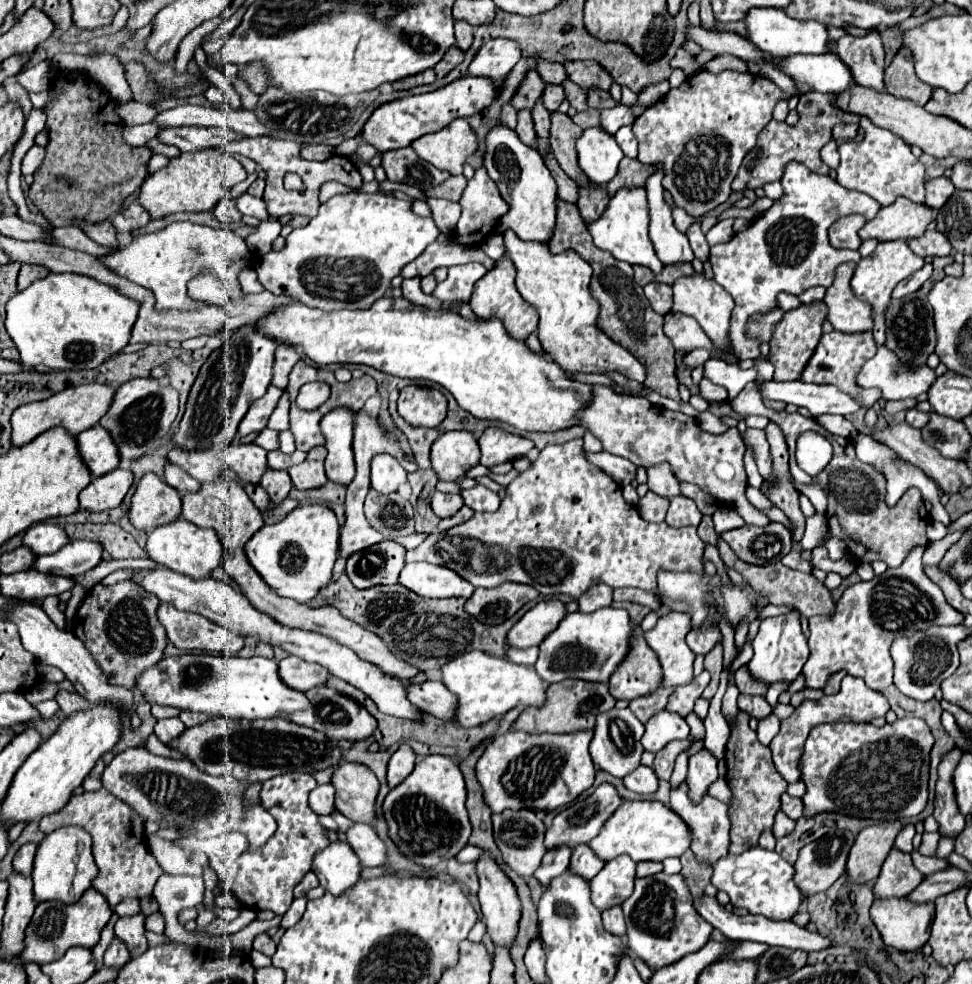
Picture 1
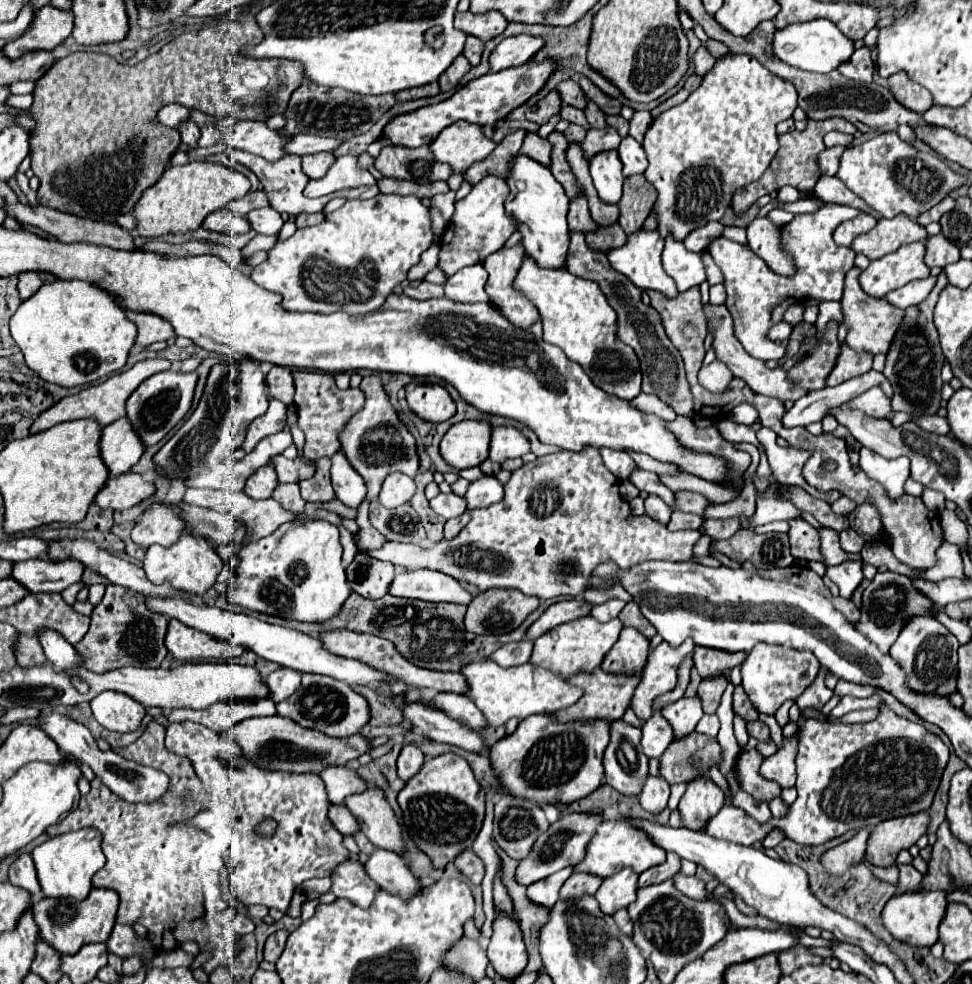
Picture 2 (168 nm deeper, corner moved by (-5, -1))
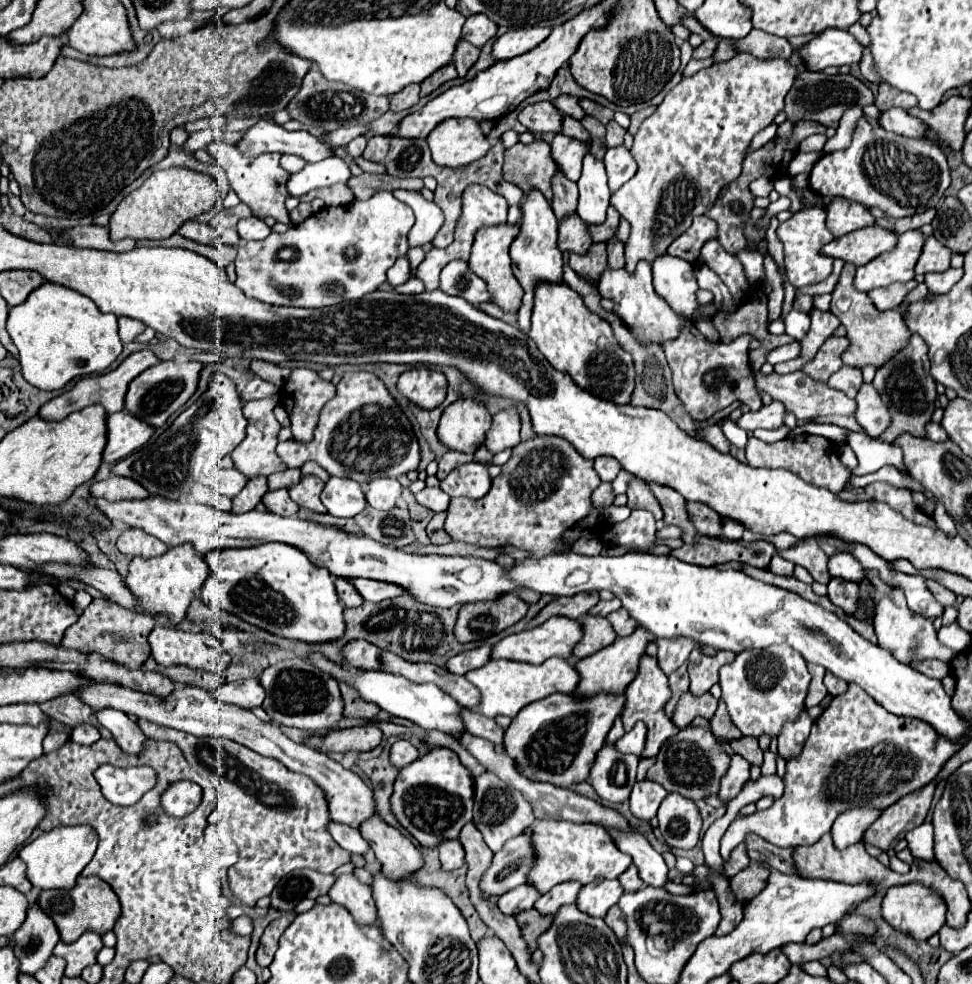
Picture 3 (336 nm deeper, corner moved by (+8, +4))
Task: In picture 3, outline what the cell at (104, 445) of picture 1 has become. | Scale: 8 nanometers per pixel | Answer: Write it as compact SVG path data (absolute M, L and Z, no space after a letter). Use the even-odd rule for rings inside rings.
M118 411L108 415L108 443L104 449L104 461L116 463L128 457L132 451L140 449L154 433L154 427L130 415L128 411Z

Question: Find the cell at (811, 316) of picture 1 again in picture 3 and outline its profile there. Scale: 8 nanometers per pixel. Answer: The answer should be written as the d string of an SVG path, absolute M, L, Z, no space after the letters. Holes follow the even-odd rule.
M830 337L822 349L818 351L818 355L814 357L814 361L810 361L804 367L804 373L810 375L816 381L828 381L828 377L832 377L832 373L836 373L836 369L842 367L842 359L840 355L848 349L850 341L846 337Z

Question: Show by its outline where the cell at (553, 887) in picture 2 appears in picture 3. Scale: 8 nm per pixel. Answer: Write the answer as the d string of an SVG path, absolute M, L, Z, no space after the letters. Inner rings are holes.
M520 885L520 887L516 887L516 889L498 897L498 909L504 915L518 915L520 911L532 909L532 905L538 897L540 897L540 893L534 887Z

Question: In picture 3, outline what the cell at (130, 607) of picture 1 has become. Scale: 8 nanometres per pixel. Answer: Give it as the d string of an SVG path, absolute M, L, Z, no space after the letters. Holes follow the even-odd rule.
M94 599L84 609L84 613L76 621L76 625L72 625L66 631L62 645L66 649L76 649L82 653L100 653L128 669L140 669L140 665L150 657L148 635L154 629L154 625L156 625L156 621L150 615L146 617L146 615L128 611L120 605L114 605L108 599Z

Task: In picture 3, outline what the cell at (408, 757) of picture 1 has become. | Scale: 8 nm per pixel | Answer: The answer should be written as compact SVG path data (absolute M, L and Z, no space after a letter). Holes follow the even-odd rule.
M398 741L392 745L390 749L390 759L392 759L392 765L396 765L398 769L410 765L412 761L416 761L420 757L420 751L410 743L410 741Z

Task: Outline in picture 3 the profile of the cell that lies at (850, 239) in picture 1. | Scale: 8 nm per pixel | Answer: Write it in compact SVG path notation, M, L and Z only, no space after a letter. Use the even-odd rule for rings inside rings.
M842 197L832 199L826 205L826 213L828 213L826 225L834 237L842 237L850 231L876 225L876 219L872 217L872 213L866 205L860 205L858 201L848 201Z

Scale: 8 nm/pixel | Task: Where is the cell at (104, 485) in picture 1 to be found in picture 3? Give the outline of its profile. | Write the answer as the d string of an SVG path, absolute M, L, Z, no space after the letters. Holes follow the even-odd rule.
M108 477L100 483L92 483L92 497L102 497L106 501L122 501L122 499L146 499L148 491L128 477Z

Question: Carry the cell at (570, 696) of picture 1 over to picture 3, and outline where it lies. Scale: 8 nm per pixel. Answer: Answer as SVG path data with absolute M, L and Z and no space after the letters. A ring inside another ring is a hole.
M636 627L632 635L628 637L618 637L612 645L600 649L598 653L586 657L586 659L580 659L576 661L576 669L580 673L580 683L576 687L576 695L578 697L586 697L588 693L594 695L594 693L600 693L600 691L608 691L608 693L624 693L626 685L632 683L632 679L636 677L636 671L638 671L638 663L640 663L640 657L644 655L646 651L646 645L650 641L654 641L656 637L652 637L652 633L648 633L644 627Z

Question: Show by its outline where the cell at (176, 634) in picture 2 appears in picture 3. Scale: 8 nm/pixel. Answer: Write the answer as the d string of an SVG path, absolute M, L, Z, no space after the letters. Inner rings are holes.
M156 625L154 631L148 637L148 643L152 647L152 657L156 659L158 665L170 667L170 665L186 665L196 671L206 671L206 673L224 673L230 665L230 655L222 649L220 641L214 635L208 633L184 633L172 627L160 627Z

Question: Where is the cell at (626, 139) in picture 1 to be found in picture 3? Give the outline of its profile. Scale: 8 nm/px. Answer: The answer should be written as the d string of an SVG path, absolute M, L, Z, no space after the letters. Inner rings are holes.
M622 145L606 151L604 165L606 165L606 173L608 173L610 191L618 191L628 179L632 179L636 175L636 161L630 155L630 151Z

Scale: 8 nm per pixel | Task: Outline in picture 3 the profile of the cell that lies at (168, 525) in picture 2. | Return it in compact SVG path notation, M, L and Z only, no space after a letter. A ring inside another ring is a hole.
M130 529L124 531L118 539L118 551L122 555L130 555L130 557L158 557L164 555L168 551L168 545L164 545L160 539L144 533L142 529Z

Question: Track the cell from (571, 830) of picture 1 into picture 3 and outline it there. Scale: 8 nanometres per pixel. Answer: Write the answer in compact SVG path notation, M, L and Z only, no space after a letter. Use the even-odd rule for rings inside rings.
M522 833L508 841L498 853L494 853L488 871L484 871L484 877L480 879L482 897L500 897L506 891L522 885L532 861L532 843L528 835Z

